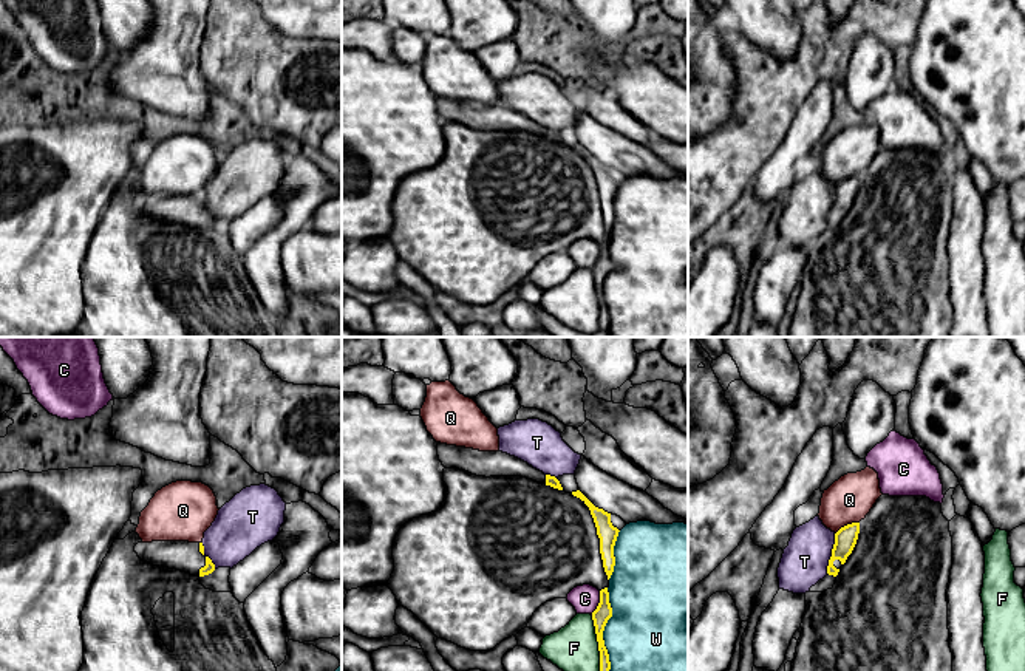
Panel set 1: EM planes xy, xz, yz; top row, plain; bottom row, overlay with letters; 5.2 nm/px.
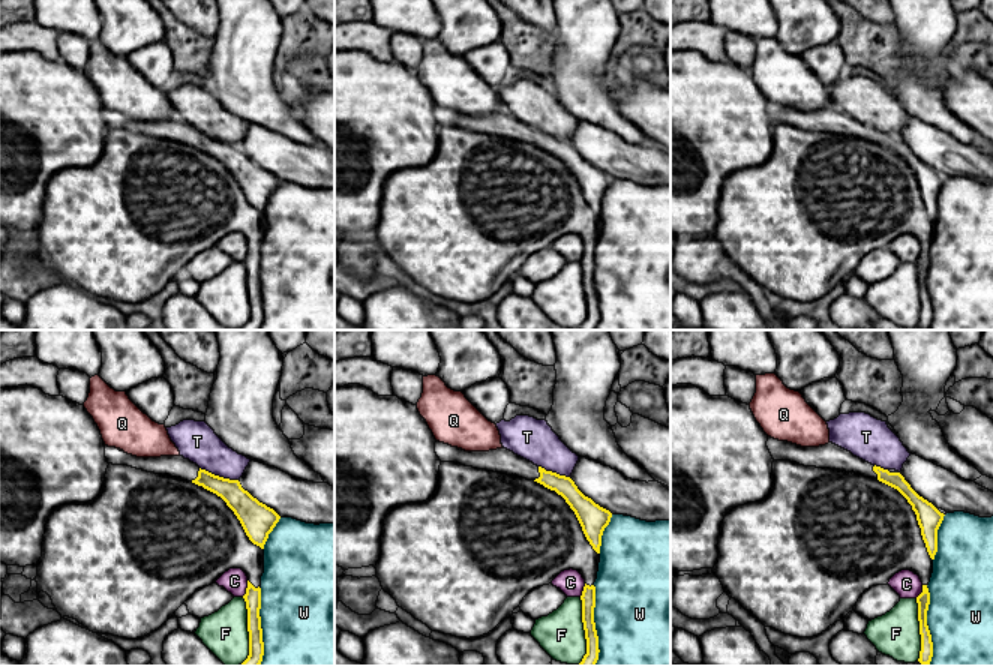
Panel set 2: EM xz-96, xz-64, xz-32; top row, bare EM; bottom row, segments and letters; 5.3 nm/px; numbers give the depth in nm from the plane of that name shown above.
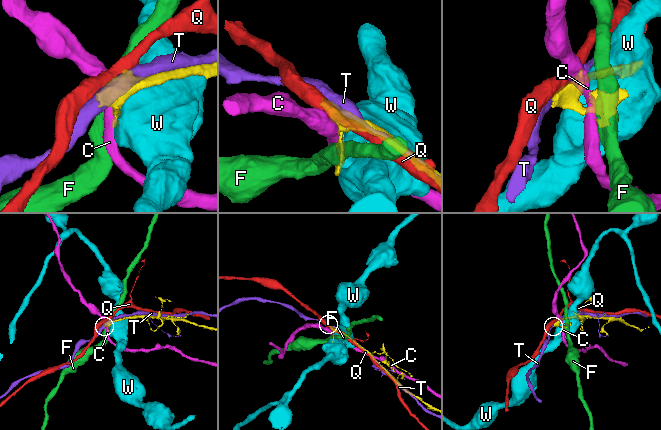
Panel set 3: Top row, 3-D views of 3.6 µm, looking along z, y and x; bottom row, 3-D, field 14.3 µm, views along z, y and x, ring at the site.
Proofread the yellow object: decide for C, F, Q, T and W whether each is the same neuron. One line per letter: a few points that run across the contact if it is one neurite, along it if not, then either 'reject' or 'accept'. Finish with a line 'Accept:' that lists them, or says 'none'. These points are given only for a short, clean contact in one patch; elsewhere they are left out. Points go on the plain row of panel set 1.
C: reject
F: reject
Q: reject
T: reject
W: reject
Accept: none

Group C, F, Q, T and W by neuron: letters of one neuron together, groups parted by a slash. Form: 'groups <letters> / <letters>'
groups C / F / Q / T / W

